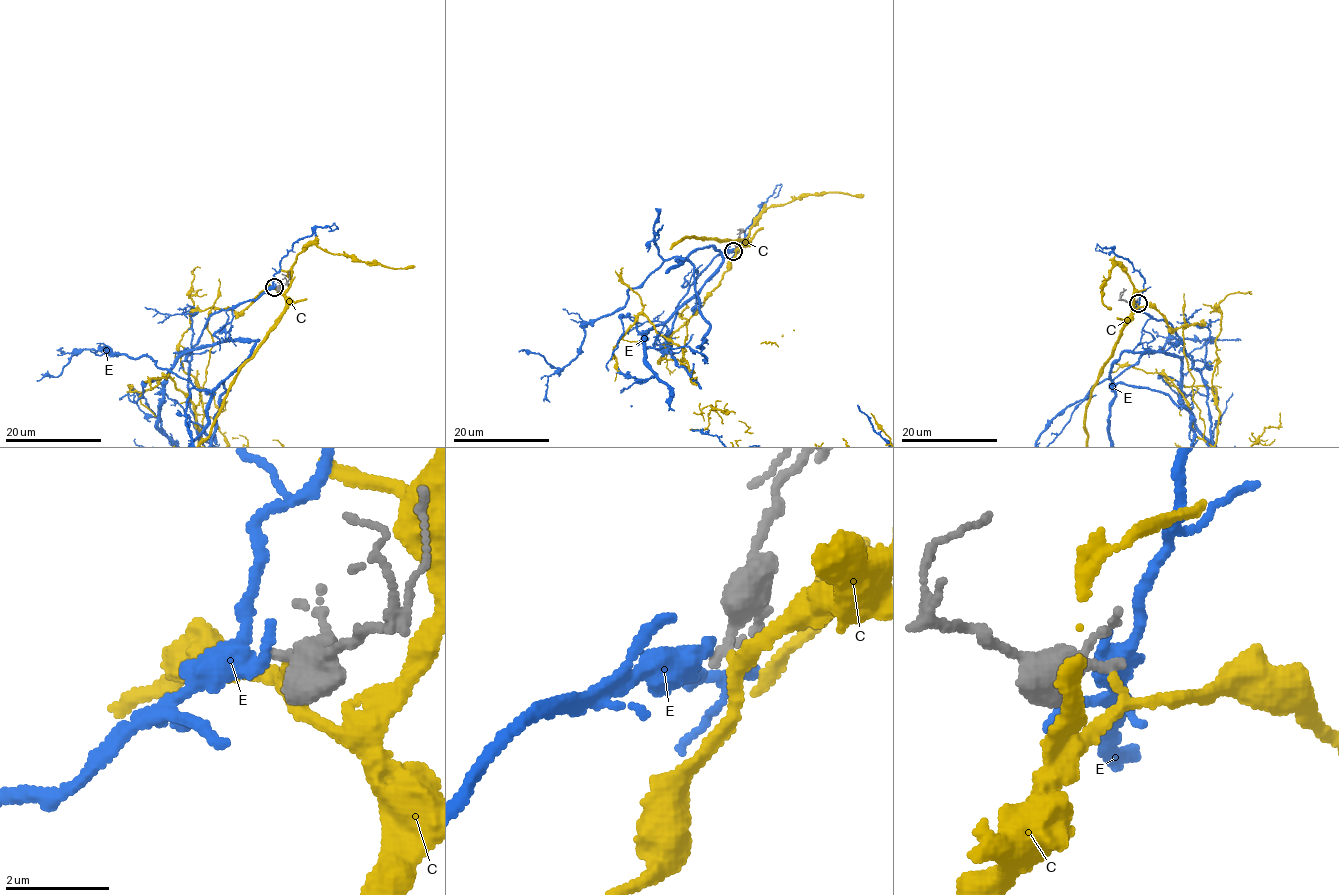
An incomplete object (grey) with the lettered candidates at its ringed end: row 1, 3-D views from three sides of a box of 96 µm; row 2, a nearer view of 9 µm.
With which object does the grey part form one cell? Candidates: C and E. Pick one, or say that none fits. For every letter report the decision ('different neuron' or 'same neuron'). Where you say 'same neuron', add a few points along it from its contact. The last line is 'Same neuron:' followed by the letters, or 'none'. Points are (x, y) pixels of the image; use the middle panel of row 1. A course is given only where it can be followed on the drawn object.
C: different neuron
E: different neuron
Same neuron: none

